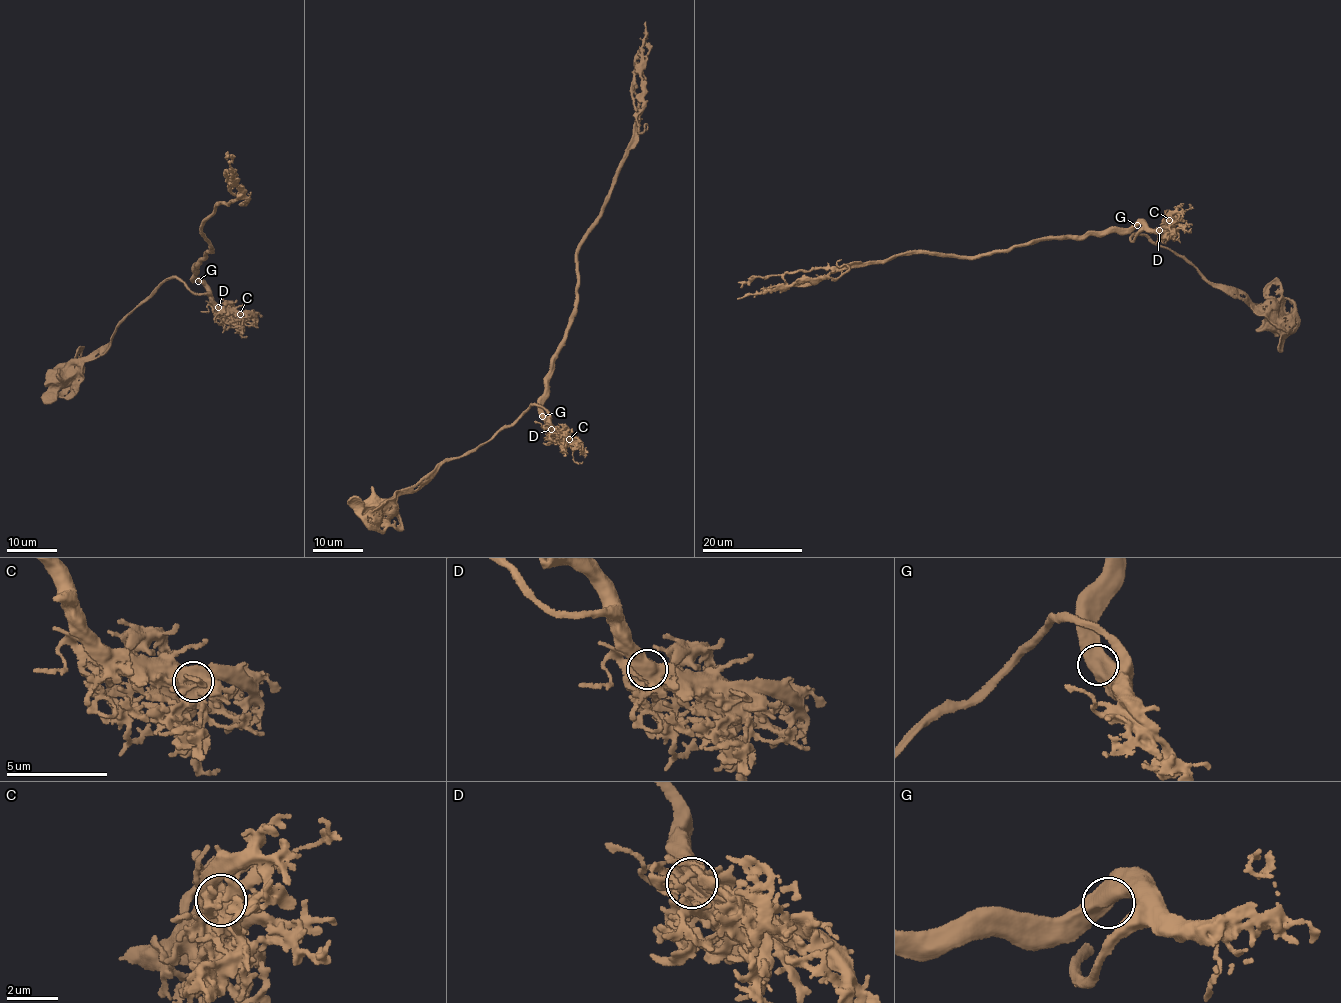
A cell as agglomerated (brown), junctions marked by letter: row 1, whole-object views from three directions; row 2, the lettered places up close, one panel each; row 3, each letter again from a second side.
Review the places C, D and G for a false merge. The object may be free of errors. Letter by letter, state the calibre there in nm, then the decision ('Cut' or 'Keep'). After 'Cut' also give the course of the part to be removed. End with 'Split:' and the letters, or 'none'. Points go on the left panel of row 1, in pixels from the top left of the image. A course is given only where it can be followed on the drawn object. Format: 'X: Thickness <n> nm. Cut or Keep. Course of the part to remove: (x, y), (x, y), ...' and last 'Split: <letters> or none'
C: Thickness 550 nm. Keep
D: Thickness 650 nm. Keep
G: Thickness 750 nm. Keep
Split: none

